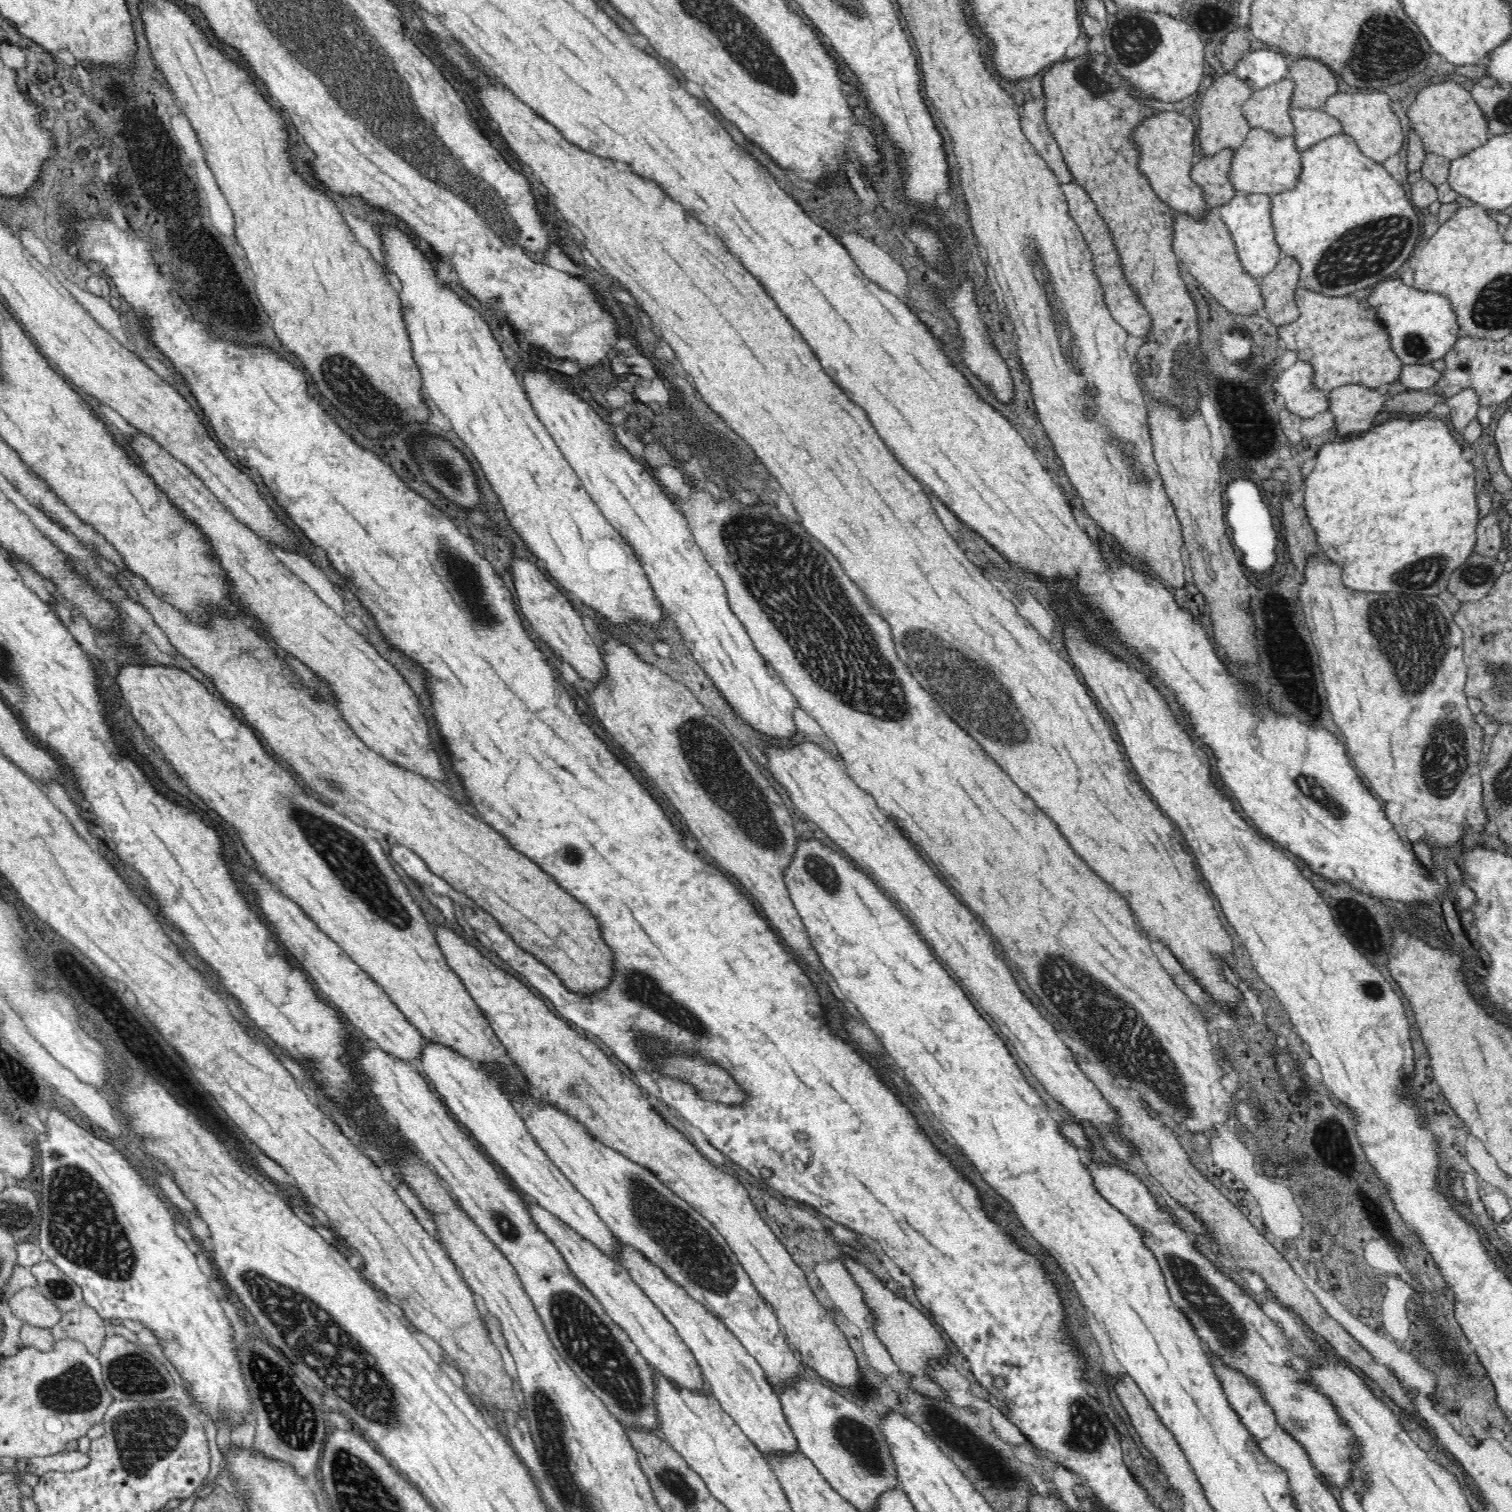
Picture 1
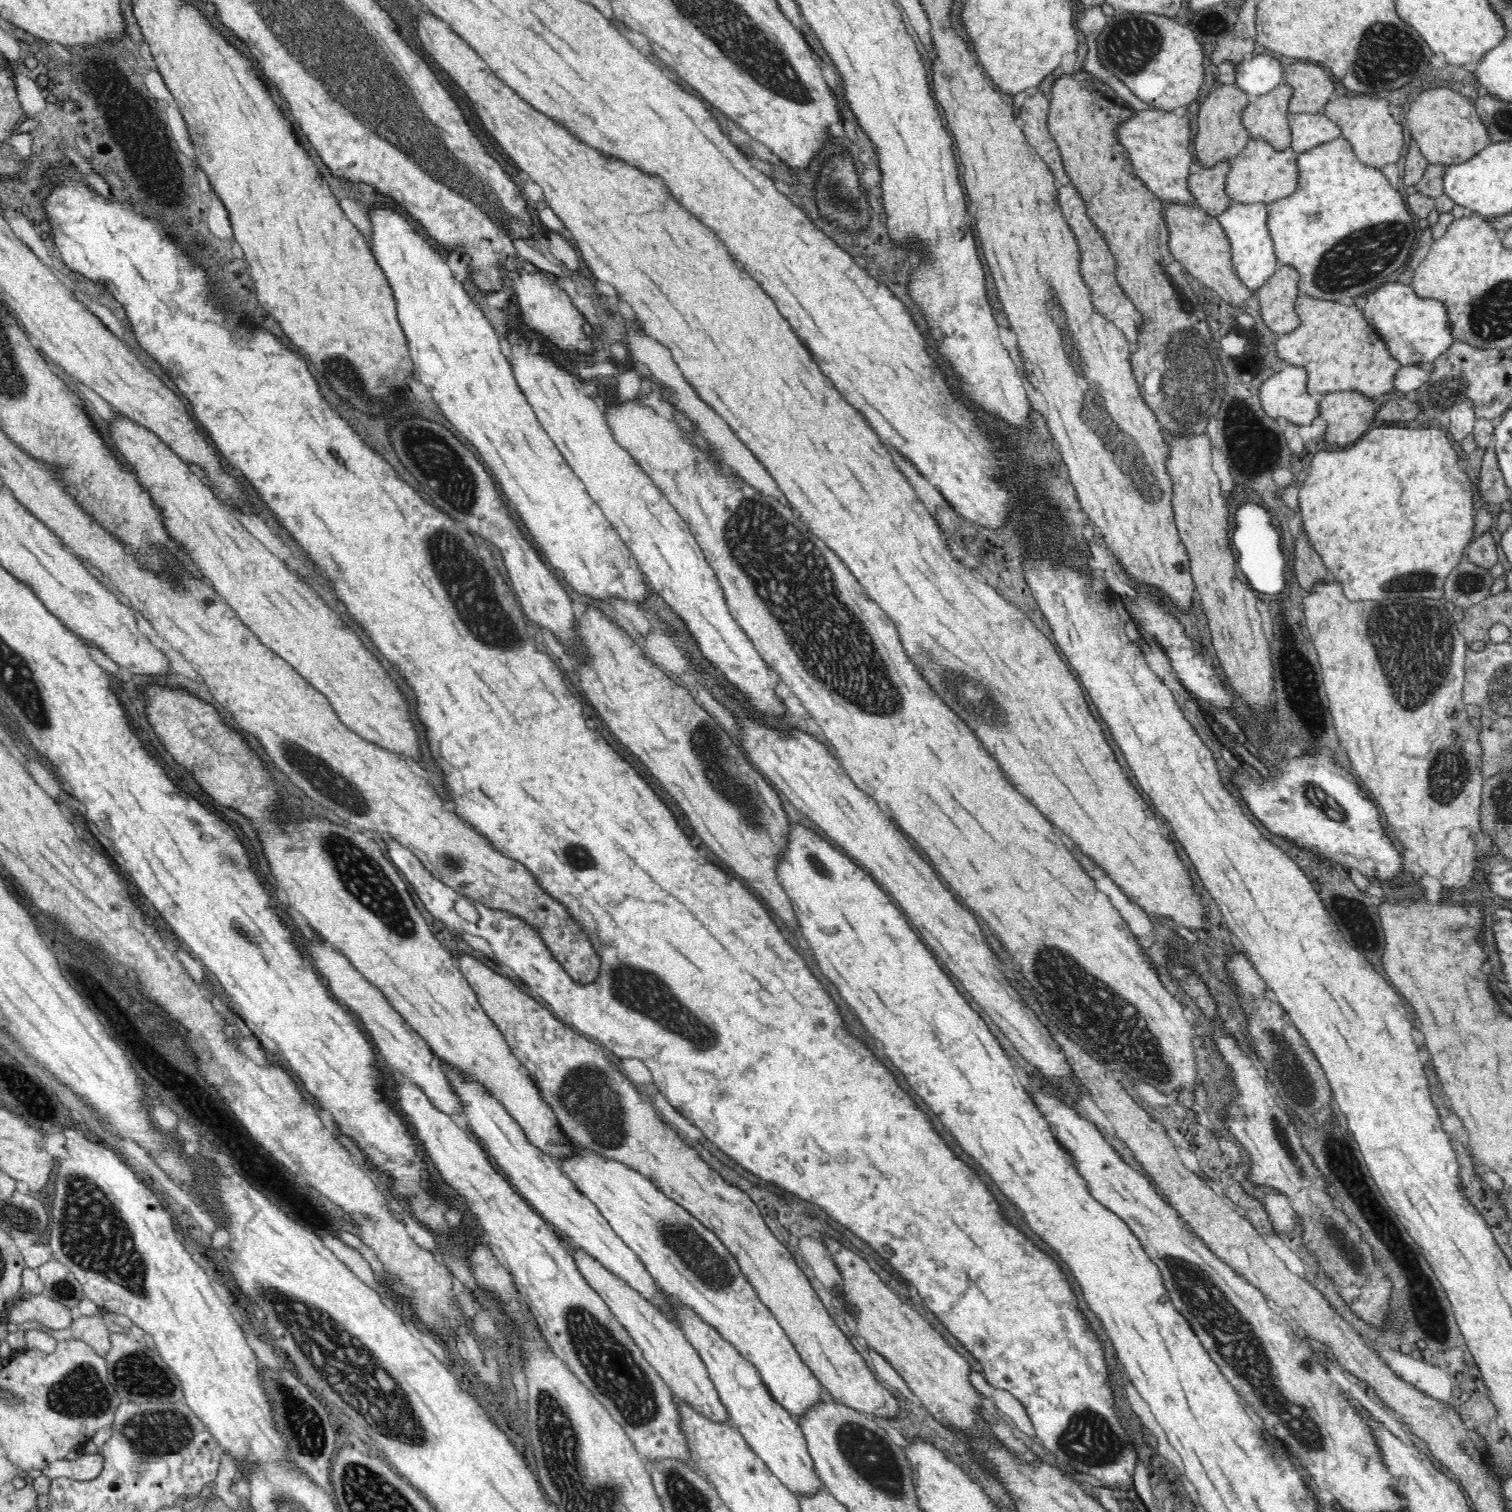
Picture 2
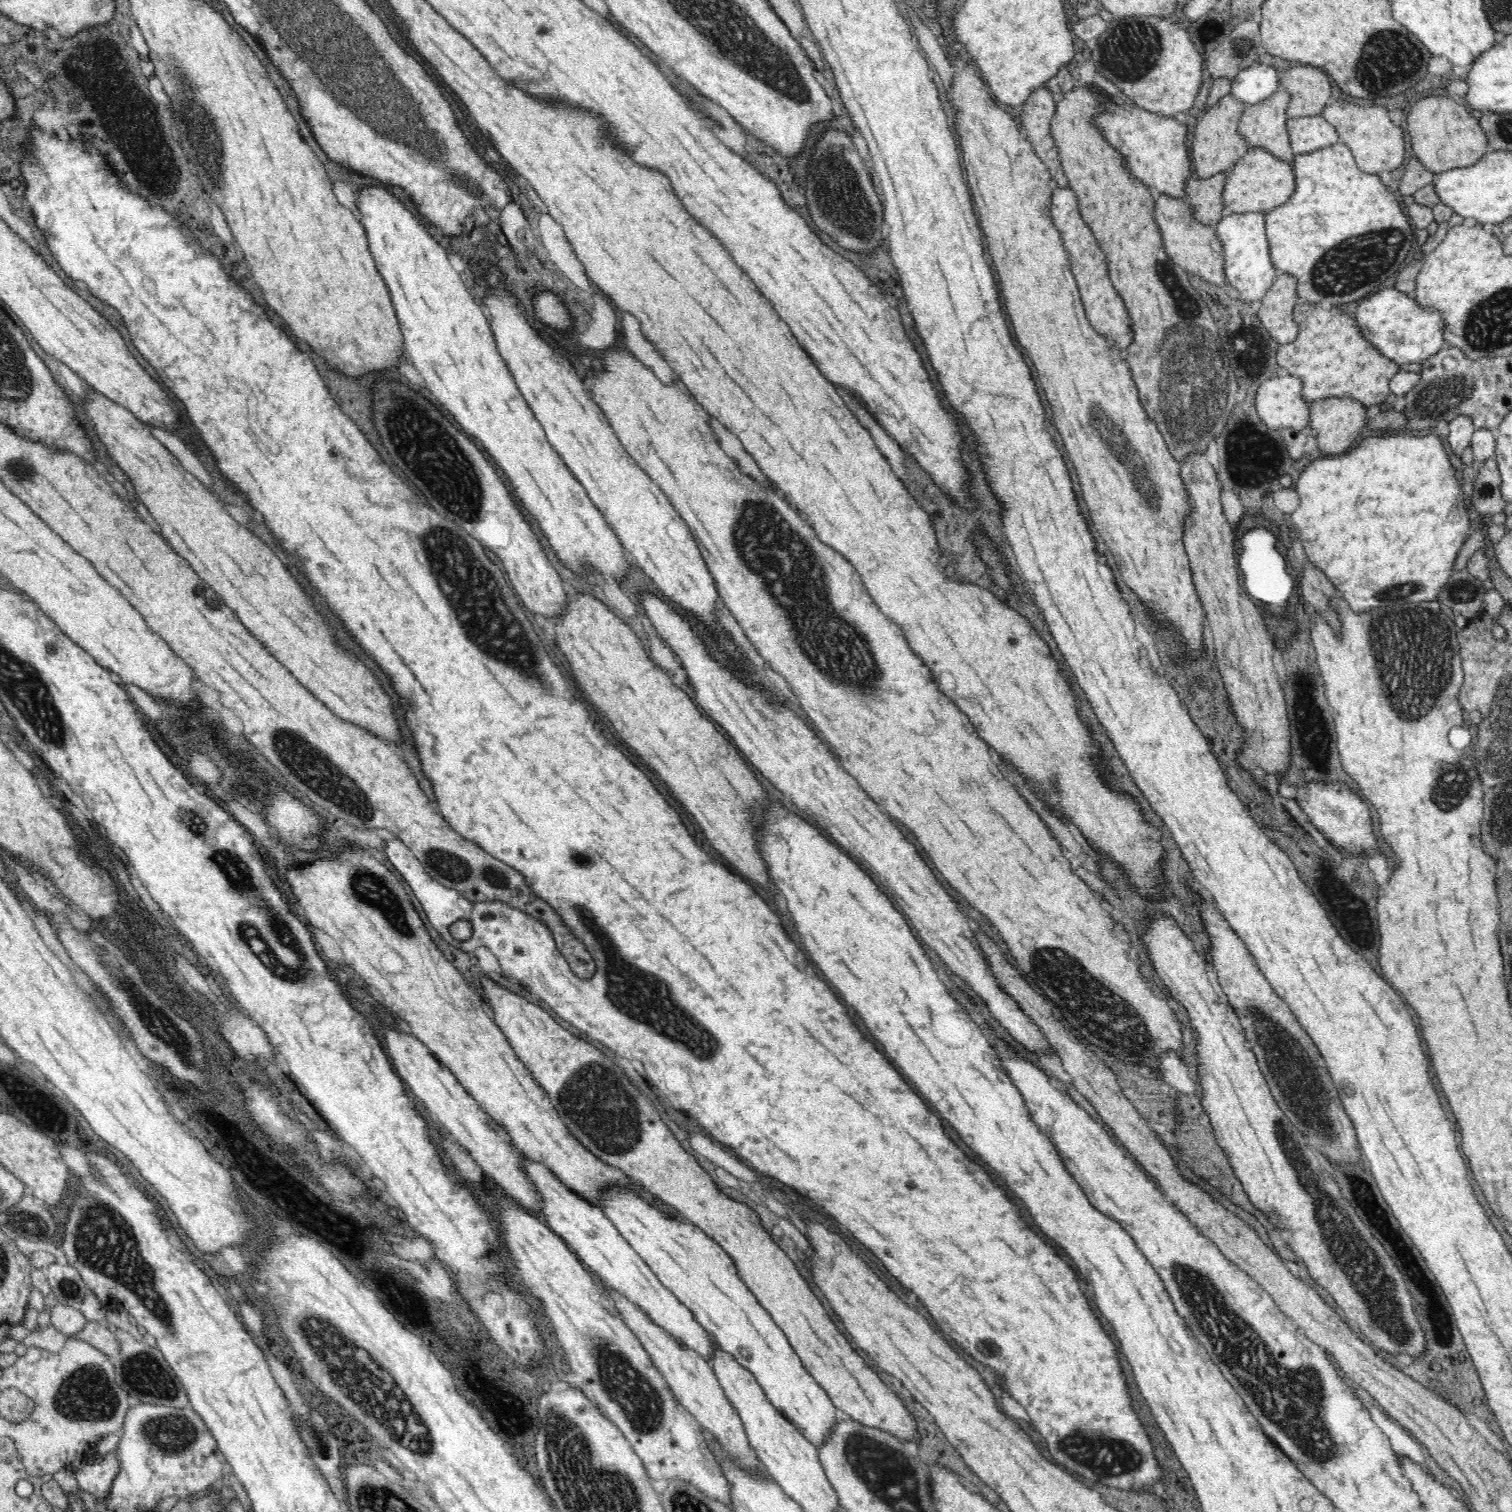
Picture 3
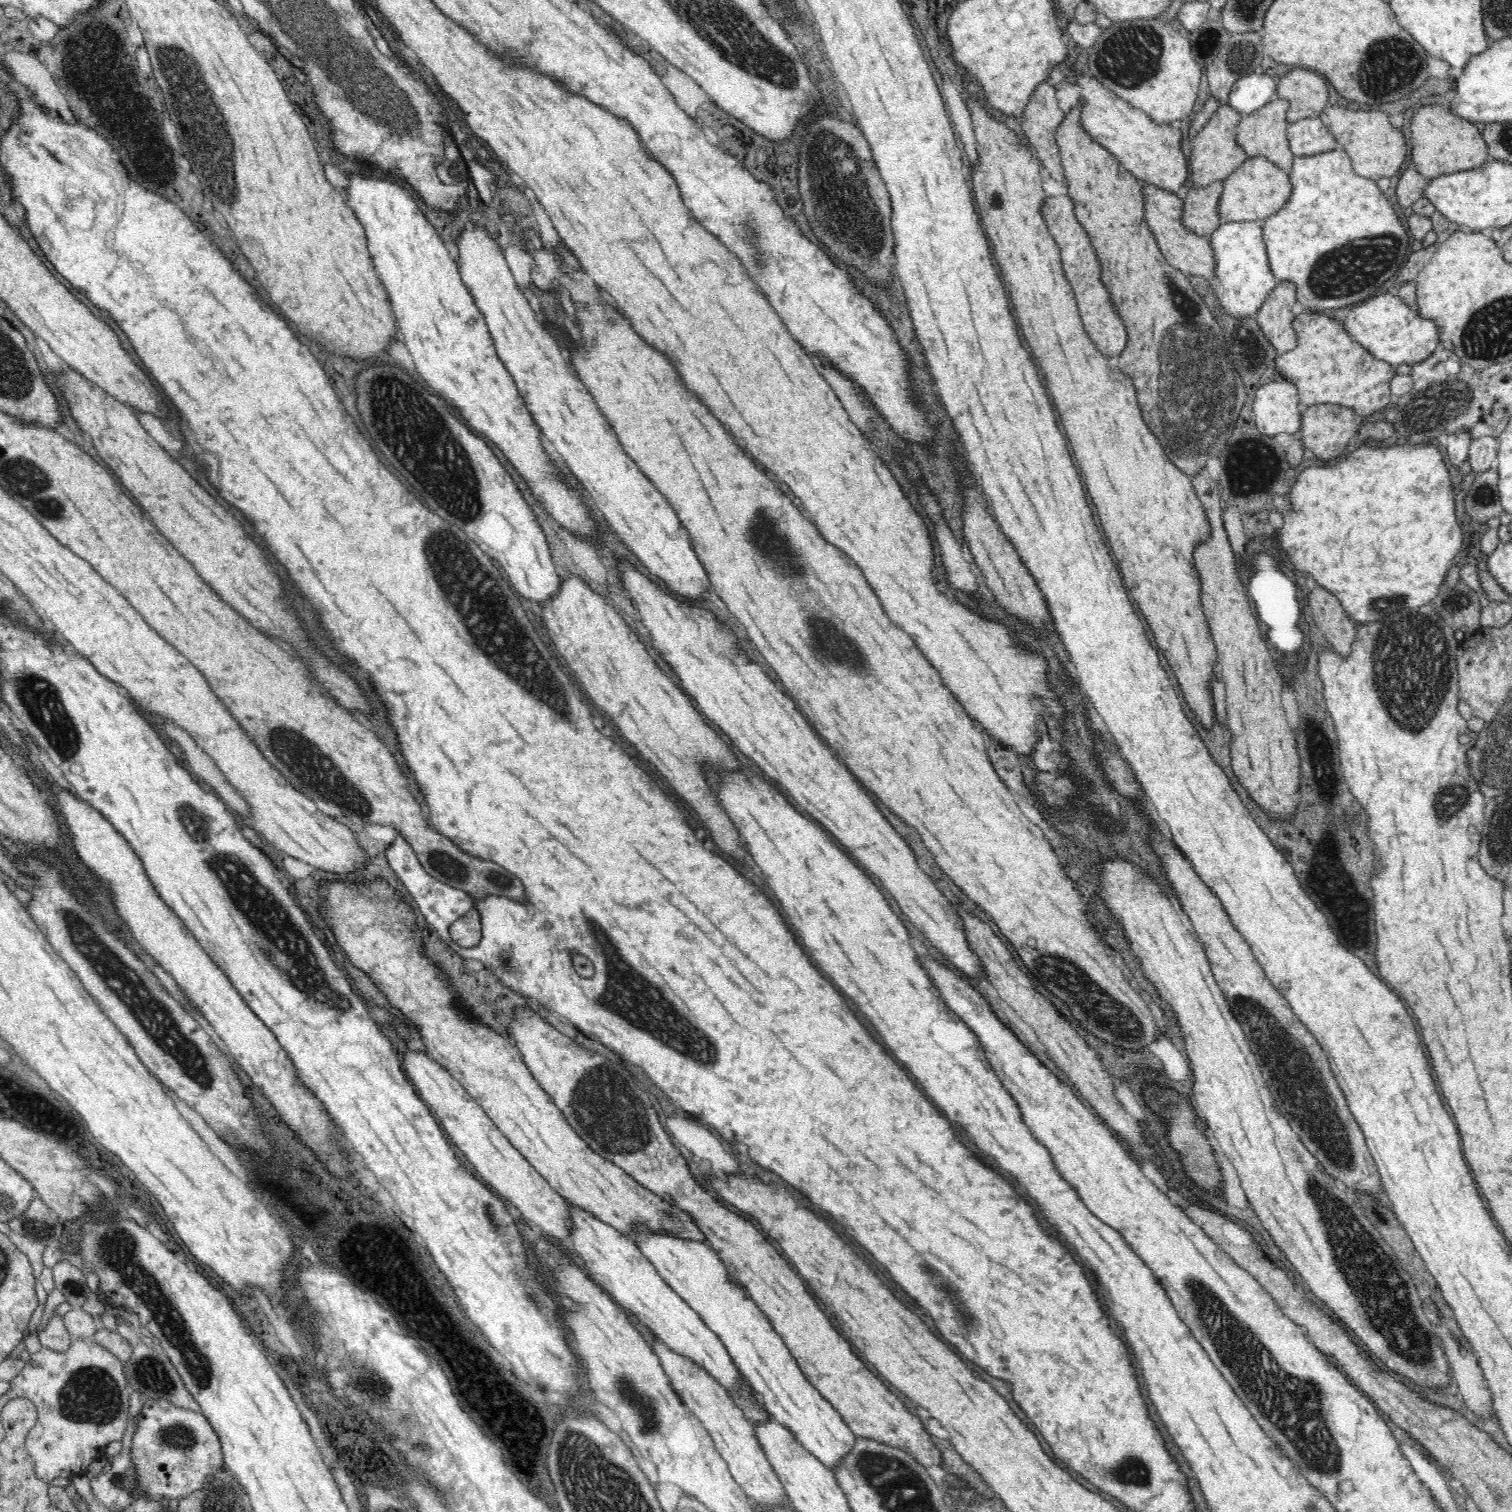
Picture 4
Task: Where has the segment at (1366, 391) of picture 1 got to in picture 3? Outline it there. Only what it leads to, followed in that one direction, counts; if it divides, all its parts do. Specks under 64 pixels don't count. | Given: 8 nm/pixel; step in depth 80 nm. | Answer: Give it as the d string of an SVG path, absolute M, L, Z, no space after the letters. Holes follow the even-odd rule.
M1330 396L1311 404L1308 426L1316 430L1317 447L1324 455L1338 455L1364 430L1366 405L1345 396Z

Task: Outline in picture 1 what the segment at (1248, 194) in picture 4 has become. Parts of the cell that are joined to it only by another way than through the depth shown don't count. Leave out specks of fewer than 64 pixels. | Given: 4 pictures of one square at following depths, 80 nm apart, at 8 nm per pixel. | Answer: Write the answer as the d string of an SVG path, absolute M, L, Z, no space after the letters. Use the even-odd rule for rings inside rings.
M1254 127L1233 155L1229 178L1235 186L1236 194L1266 192L1271 196L1293 190L1299 182L1301 170L1301 154L1299 148L1296 148L1294 135L1277 136L1265 128Z

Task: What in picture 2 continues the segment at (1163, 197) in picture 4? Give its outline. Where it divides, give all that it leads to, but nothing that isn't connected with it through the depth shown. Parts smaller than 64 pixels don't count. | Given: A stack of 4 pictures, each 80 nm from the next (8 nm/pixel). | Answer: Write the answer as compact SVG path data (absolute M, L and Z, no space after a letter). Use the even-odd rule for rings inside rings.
M1165 202L1163 217L1167 221L1170 253L1176 261L1183 264L1187 272L1234 306L1242 307L1248 300L1256 300L1256 292L1252 292L1243 282L1240 282L1238 274L1235 274L1230 243L1217 218L1208 215L1198 206Z

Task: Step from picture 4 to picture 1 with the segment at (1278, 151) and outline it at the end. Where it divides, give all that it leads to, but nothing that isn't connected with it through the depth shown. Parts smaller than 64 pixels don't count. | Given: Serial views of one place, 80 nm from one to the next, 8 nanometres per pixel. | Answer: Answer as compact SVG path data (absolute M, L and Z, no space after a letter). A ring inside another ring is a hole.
M1291 77L1278 79L1252 91L1243 105L1250 128L1265 128L1277 136L1292 136L1294 124L1290 115L1295 82Z

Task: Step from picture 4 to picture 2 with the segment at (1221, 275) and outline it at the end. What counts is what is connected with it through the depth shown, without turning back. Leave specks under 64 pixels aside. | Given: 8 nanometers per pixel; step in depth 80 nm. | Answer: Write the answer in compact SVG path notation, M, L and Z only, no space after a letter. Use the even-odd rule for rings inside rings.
M1236 202L1222 211L1217 219L1222 230L1227 234L1232 251L1232 266L1239 281L1243 282L1252 292L1268 282L1268 278L1276 272L1280 264L1276 259L1273 240L1267 225L1268 207L1264 202Z

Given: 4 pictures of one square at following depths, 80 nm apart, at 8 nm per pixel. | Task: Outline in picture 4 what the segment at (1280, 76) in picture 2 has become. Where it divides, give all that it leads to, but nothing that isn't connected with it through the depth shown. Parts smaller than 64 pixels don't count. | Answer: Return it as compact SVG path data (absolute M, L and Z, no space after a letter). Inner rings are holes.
M1257 69L1236 80L1229 92L1229 104L1234 111L1244 116L1258 111L1277 97L1276 78Z

